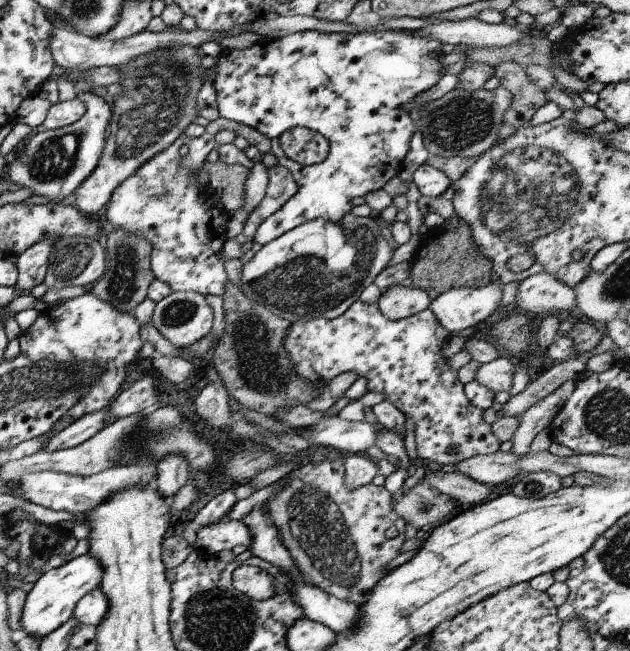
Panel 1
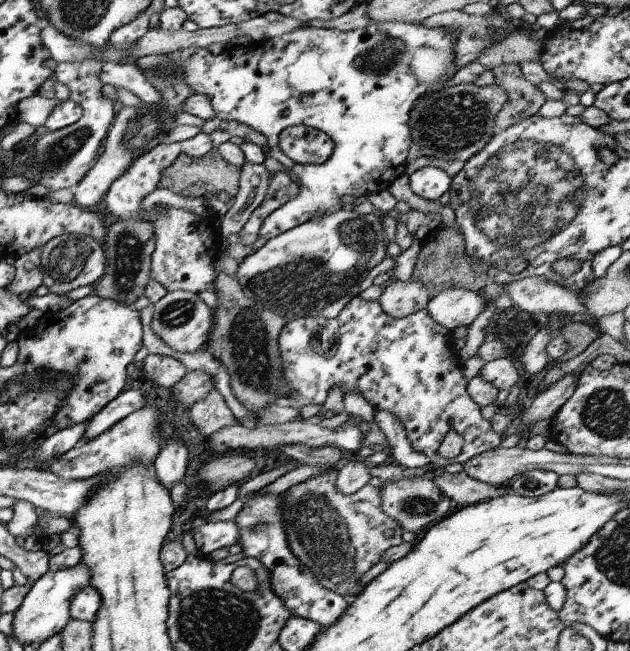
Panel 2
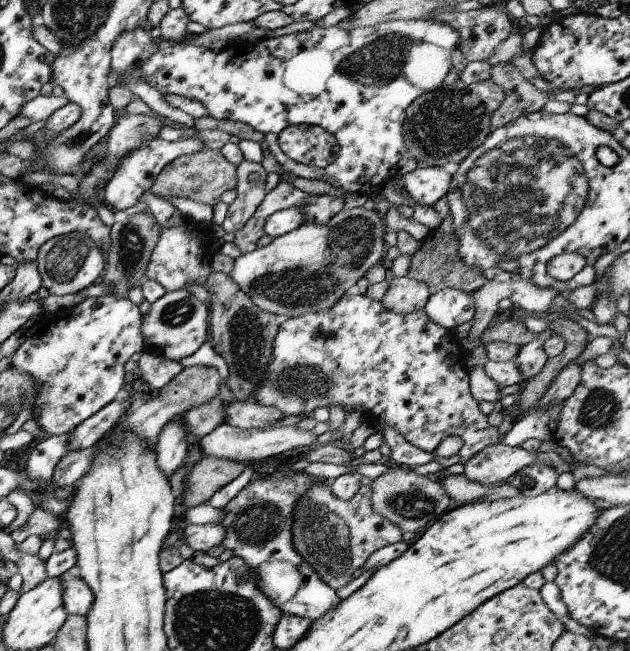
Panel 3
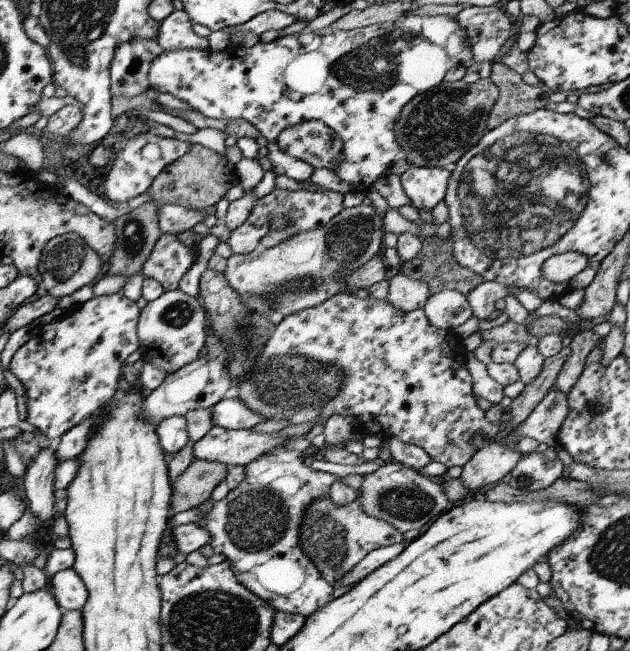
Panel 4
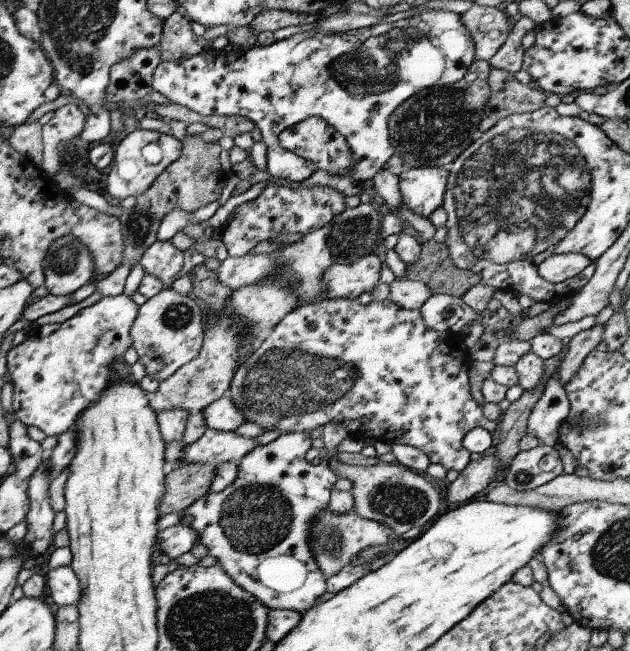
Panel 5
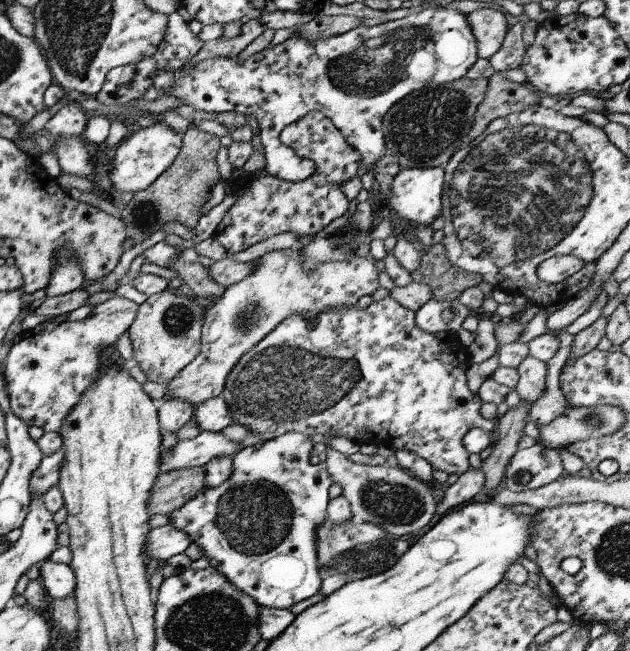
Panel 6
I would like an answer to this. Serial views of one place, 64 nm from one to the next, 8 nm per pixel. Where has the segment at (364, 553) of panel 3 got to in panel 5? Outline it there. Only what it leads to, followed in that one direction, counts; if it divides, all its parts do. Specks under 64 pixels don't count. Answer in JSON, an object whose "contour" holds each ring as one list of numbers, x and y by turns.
{"contour":[[329,509,321,510,309,525,309,550,313,554,315,564,322,574,327,577,337,574,339,570,347,567,351,560,355,560,365,548,376,548,393,544,398,537,393,530,379,524,374,520,367,520,357,516,351,509,347,514,331,514]]}

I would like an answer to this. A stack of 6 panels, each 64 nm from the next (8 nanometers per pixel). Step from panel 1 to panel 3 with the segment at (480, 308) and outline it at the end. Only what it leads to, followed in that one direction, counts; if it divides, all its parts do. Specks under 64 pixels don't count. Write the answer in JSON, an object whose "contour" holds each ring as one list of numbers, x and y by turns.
{"contour":[[445,287,430,294,423,309,433,324,452,330,463,322,469,322,475,310,470,293,453,287]]}

